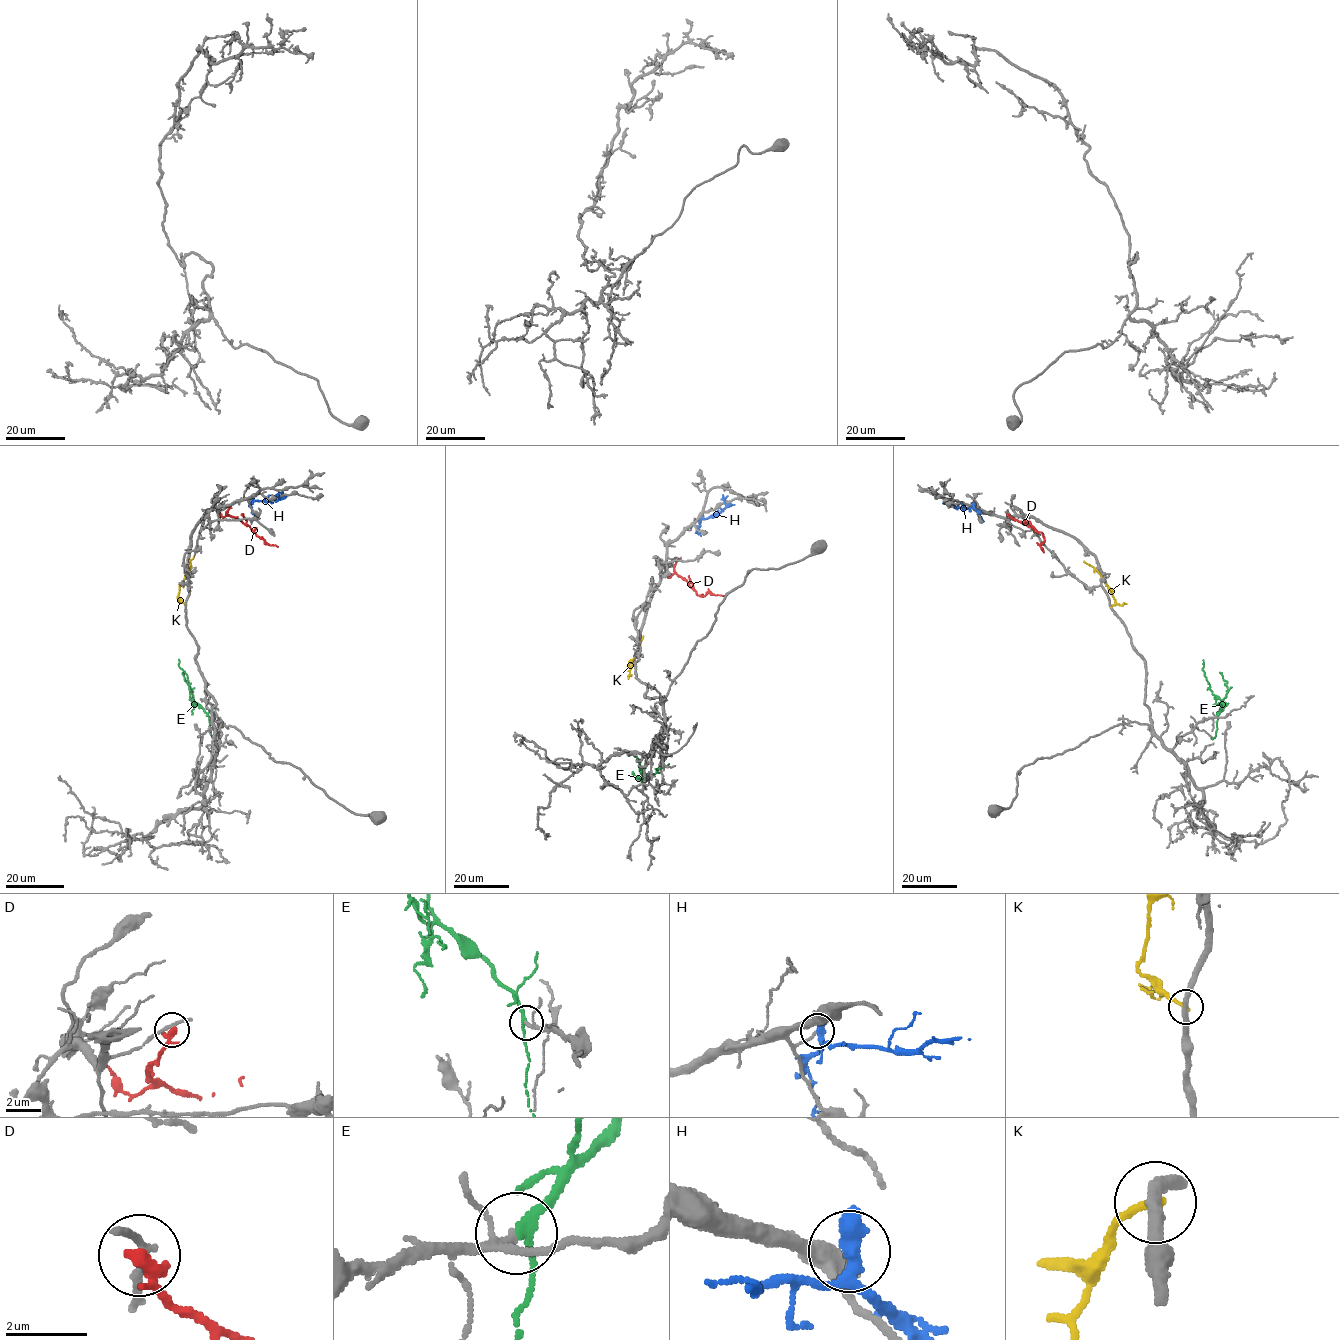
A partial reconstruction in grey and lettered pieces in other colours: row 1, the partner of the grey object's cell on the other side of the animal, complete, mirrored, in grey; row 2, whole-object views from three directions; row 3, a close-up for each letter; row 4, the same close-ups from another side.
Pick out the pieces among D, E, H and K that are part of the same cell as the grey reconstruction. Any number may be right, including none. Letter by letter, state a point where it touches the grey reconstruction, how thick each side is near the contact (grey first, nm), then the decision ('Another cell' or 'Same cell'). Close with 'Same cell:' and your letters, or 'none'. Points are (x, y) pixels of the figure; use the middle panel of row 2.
D: Touches grey at (677, 559). Thickness 180 nm (grey) against 280 nm. Another cell
E: Touches grey at (658, 768). Thickness 140 nm (grey) against 200 nm. Same cell
H: Touches grey at (699, 525). Thickness 140 nm (grey) against 400 nm. Another cell
K: Touches grey at (635, 663). Thickness 360 nm (grey) against 190 nm. Another cell
Same cell: E

